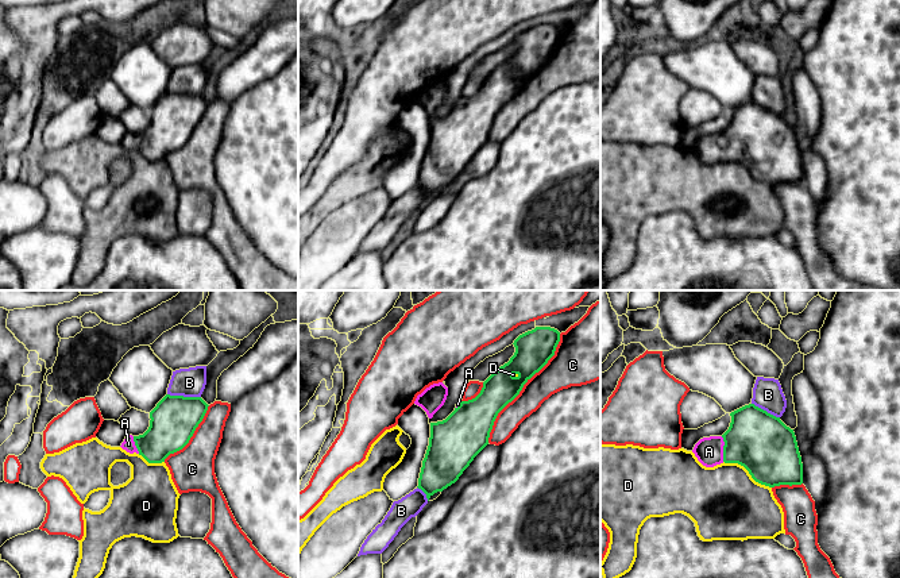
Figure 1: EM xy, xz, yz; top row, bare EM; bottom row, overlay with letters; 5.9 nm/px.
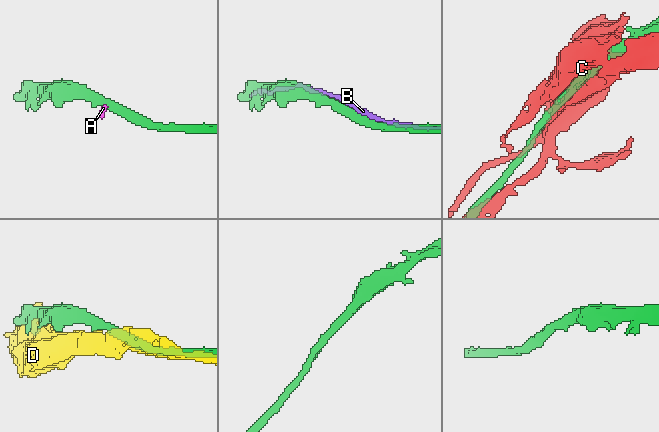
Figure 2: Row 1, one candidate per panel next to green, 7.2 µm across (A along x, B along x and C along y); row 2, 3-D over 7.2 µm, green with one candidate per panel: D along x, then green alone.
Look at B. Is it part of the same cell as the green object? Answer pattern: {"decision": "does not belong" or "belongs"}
{"decision": "does not belong"}

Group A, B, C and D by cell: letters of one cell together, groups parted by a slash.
A / B / C / D

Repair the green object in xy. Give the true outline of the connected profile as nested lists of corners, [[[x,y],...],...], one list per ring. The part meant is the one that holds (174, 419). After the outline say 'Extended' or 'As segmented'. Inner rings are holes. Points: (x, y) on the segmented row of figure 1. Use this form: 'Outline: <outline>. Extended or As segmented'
Outline: [[[166,394],[150,412],[148,429],[139,436],[127,435],[120,447],[130,454],[142,455],[148,463],[162,463],[170,454],[182,450],[189,443],[208,406],[201,397]]]. Extended

